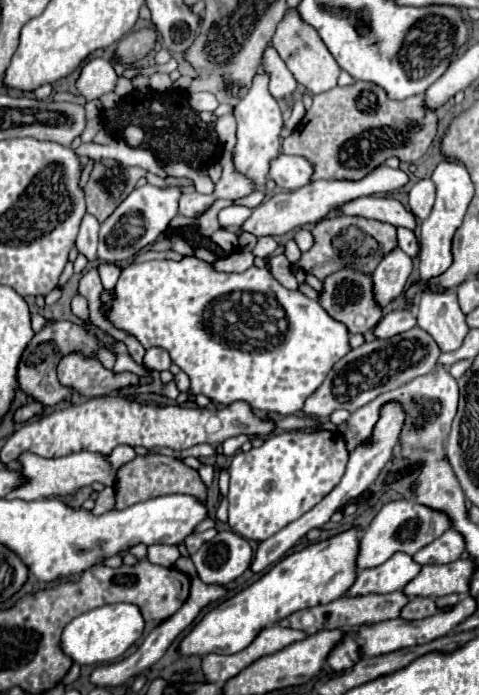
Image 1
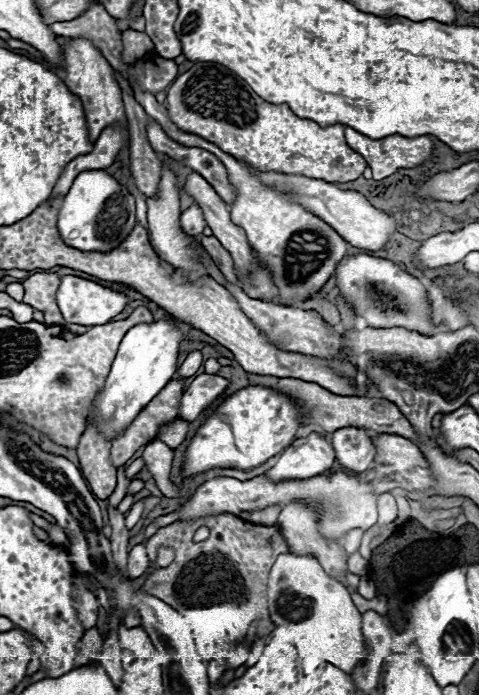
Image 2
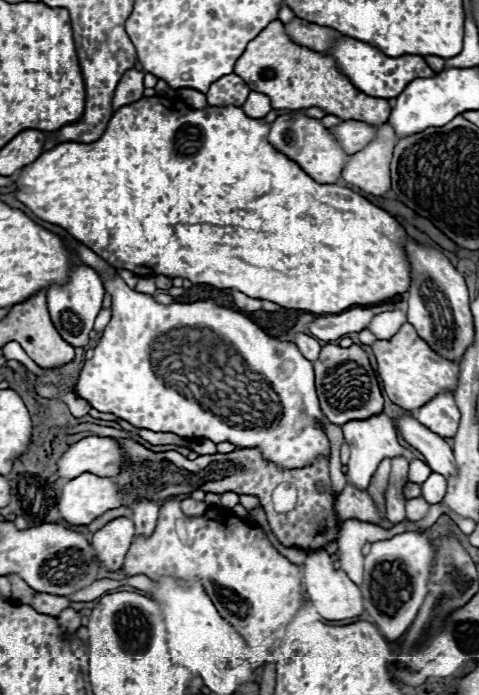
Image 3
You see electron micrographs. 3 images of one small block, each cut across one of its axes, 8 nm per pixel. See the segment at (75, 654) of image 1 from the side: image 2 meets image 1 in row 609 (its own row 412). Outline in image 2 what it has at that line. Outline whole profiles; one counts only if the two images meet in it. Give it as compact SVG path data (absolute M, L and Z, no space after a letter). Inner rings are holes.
M158 320L152 324L136 324L132 326L120 342L116 360L106 378L104 390L98 394L94 402L96 422L100 422L100 430L114 438L132 418L172 380L178 364L178 348L180 348L182 332L178 324L168 320Z

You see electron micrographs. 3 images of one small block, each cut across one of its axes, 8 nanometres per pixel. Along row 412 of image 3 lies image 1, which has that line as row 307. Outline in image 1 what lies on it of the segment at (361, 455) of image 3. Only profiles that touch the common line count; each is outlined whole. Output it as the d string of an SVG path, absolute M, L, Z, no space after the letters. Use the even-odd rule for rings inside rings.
M400 248L386 254L378 268L372 272L372 290L376 294L376 304L384 308L394 298L398 298L404 292L410 274L412 258L408 254L404 254Z

